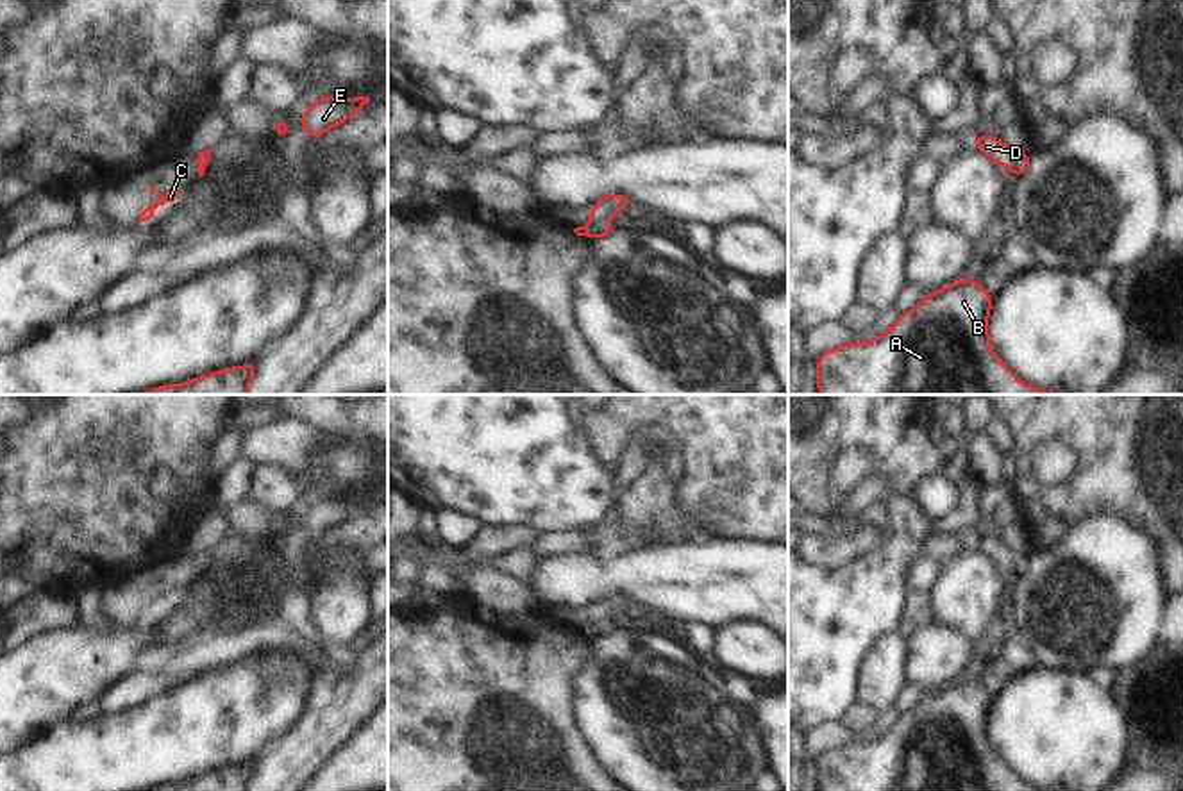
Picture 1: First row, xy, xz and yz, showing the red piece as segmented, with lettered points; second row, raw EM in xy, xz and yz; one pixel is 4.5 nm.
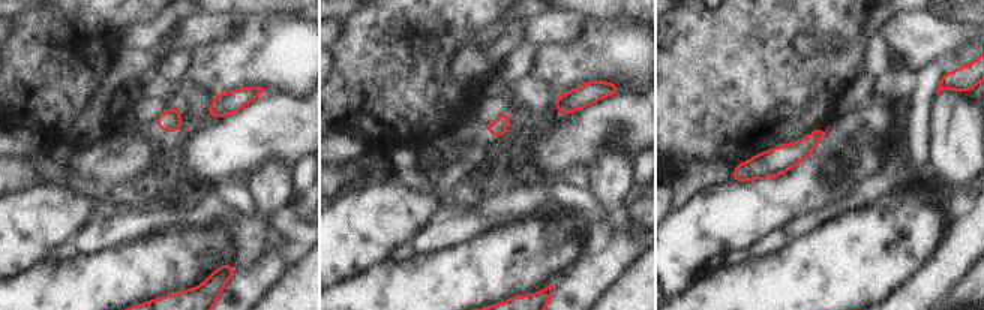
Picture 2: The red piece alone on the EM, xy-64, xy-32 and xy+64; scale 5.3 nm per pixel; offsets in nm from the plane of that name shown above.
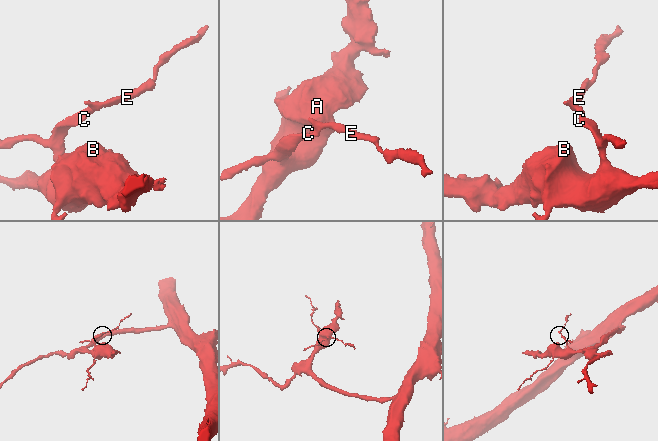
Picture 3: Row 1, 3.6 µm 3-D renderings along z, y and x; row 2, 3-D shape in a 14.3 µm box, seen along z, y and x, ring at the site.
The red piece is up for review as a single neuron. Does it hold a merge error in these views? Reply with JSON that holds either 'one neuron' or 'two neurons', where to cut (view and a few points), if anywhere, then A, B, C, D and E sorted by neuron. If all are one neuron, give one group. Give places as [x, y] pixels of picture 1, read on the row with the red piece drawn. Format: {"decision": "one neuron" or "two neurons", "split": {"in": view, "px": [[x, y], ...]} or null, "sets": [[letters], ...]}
{"decision": "one neuron", "split": null, "sets": [["A", "B", "C", "D", "E"]]}

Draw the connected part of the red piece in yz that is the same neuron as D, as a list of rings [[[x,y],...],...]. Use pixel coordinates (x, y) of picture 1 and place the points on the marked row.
[[[994,136],[972,137],[972,145],[988,155],[995,166],[1004,164],[1010,173],[1015,173],[1017,177],[1026,175],[1031,154],[1019,154]]]

